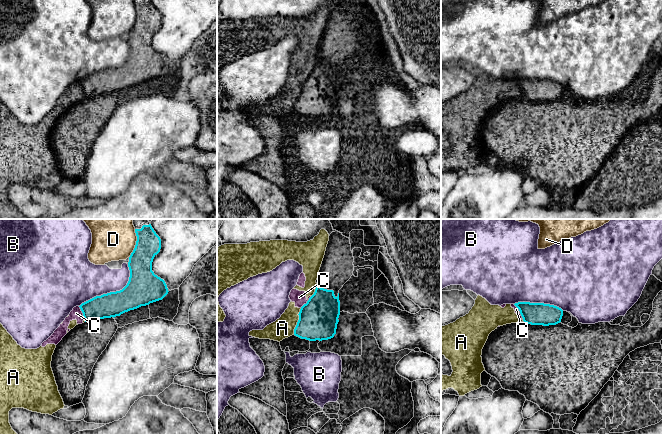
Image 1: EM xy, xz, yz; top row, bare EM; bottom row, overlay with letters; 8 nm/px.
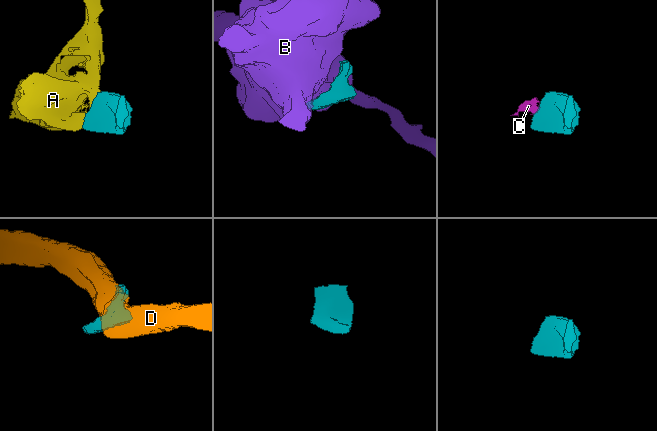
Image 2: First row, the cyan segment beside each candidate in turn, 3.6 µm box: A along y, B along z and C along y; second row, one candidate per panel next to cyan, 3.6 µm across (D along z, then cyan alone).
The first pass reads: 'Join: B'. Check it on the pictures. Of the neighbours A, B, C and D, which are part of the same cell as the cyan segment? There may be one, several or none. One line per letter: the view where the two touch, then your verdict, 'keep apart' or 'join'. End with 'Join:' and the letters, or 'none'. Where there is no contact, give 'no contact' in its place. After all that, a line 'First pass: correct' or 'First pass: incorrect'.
A: contact in xz; keep apart
B: contact in xy; keep apart
C: contact in xy; keep apart
D: contact in xy; keep apart
Join: none
First pass: incorrect

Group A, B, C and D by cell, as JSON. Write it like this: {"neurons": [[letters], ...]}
{"neurons": [["A", "C"], ["B"], ["D"]]}

